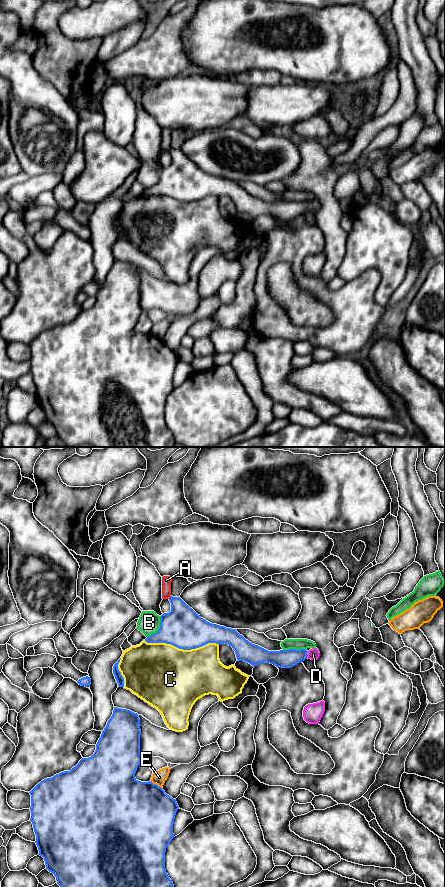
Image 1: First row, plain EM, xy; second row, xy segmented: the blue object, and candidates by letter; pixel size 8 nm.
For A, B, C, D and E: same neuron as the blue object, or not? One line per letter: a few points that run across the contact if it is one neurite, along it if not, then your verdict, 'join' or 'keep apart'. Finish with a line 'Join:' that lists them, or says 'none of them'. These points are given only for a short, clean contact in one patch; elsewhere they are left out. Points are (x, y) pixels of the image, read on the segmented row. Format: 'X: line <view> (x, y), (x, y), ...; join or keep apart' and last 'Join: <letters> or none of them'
A: line xy (182, 625), (178, 605), (170, 597), (166, 593), (166, 580); join
B: keep apart
C: keep apart
D: line xy (284, 658), (306, 655), (313, 654); join
E: keep apart
Join: A, D

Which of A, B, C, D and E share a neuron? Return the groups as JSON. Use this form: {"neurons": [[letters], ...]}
{"neurons": [["A", "D"], ["B"], ["C"], ["E"]]}

